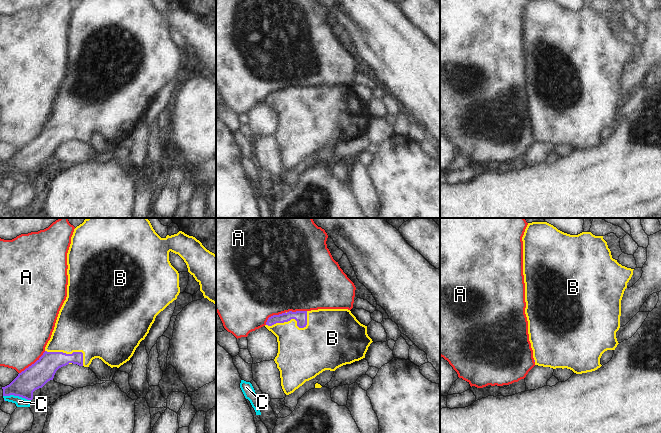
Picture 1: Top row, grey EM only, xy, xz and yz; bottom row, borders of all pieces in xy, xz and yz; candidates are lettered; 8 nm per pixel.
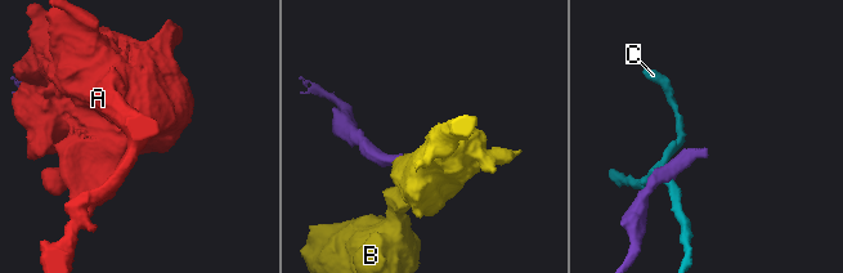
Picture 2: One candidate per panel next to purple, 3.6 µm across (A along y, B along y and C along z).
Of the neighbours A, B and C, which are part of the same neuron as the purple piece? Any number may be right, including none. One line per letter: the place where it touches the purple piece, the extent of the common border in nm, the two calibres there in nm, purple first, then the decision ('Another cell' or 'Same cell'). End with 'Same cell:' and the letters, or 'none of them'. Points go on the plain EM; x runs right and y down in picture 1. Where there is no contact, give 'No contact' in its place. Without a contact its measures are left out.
A: Touches purple at xy (32, 140). Shared border 280 nm. Thickness 190 nm (purple) against 400 nm. Another cell
B: Touches purple at xz (294, 94). Shared border 360 nm. Thickness 100 nm (purple) against 340 nm. Same cell
C: Touches purple at xy (17, 171). Shared border 220 nm. Thickness 190 nm (purple) against 80 nm. Another cell
Same cell: B.

